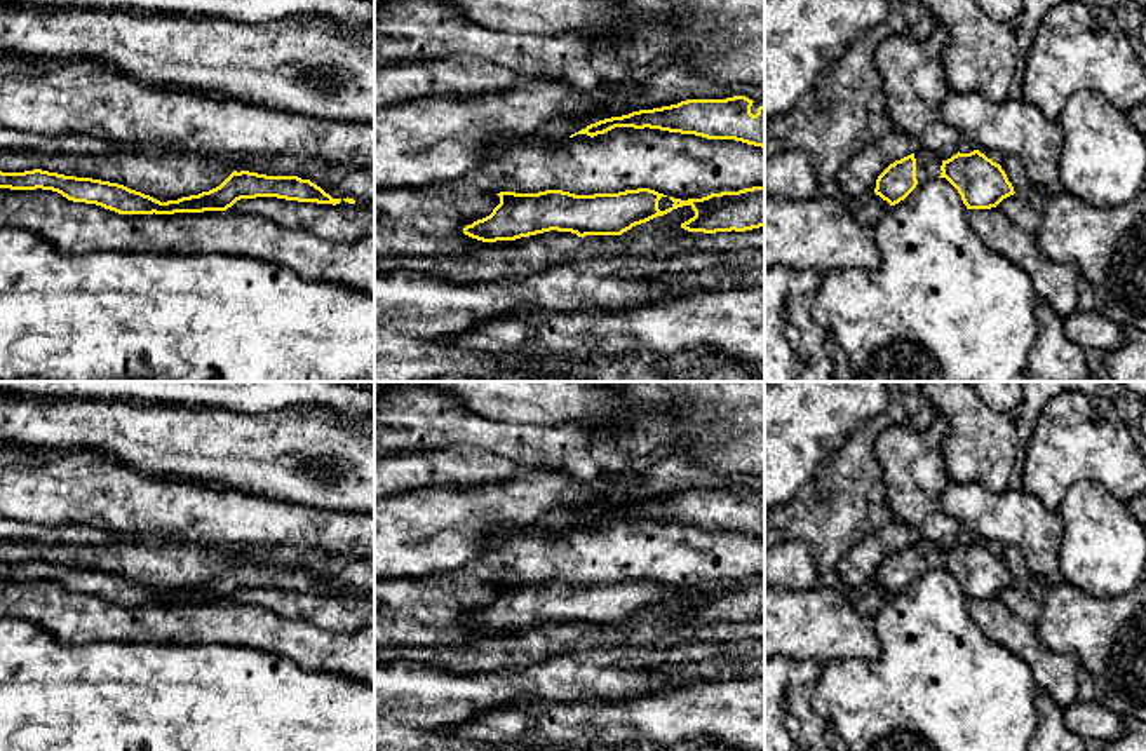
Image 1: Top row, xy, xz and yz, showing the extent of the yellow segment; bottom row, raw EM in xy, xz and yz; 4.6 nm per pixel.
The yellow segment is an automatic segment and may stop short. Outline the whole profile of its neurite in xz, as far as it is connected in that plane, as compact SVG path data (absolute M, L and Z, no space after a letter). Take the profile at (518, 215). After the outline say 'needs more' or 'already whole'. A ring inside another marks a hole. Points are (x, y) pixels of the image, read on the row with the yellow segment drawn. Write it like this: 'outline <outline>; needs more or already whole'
outline M765 186L711 193L702 199L688 200L669 197L674 204L665 211L658 209L658 200L667 195L650 188L594 195L575 195L563 190L545 190L538 193L500 192L496 195L500 197L500 204L493 209L489 216L477 220L472 225L467 225L463 228L465 235L482 242L516 240L550 230L571 232L578 237L622 235L636 225L646 223L657 216L664 216L672 209L683 206L690 206L695 211L693 218L681 223L681 228L688 232L745 232L765 227Z; already whole

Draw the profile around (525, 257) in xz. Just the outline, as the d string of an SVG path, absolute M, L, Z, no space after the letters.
M691 206L672 209L622 235L585 235L543 232L503 244L486 244L463 256L399 256L374 260L374 275L392 272L425 274L453 282L510 282L529 277L554 265L585 258L637 256L665 260L693 246L704 232L688 232L681 225L695 216Z

